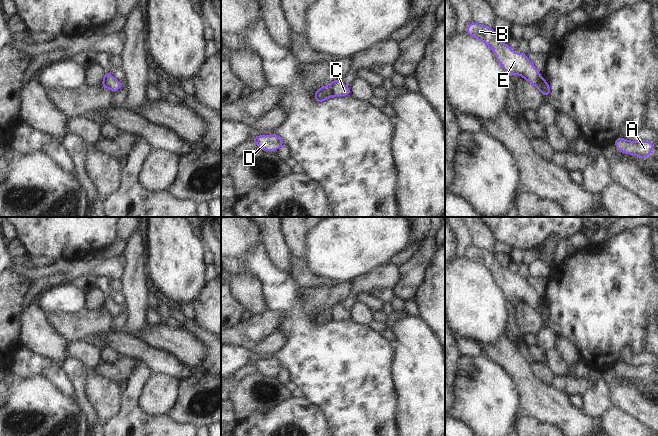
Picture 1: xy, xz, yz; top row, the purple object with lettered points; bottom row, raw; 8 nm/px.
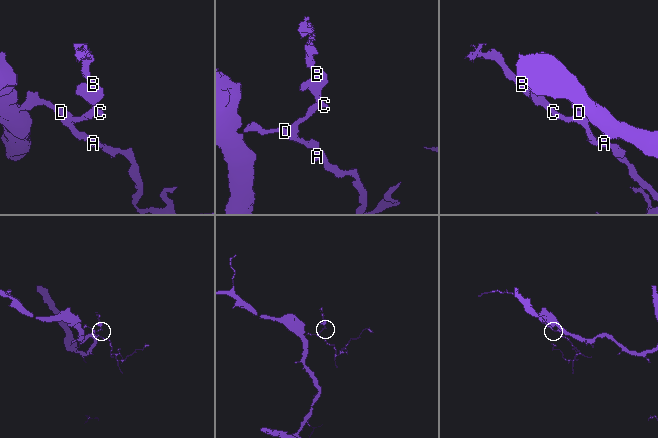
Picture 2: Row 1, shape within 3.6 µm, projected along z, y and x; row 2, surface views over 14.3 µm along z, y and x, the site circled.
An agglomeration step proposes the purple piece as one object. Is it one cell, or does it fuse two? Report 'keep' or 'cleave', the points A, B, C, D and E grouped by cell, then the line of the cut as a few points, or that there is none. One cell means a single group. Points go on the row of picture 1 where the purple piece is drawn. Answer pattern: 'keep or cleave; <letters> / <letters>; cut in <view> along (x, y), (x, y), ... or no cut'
cleave; A D / B C E; cut in xz along (329, 84), (333, 95)

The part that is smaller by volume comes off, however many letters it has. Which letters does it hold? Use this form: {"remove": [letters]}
{"remove": ["B", "C", "E"]}

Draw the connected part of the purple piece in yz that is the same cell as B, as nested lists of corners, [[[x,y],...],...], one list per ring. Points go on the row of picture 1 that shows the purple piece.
[[[470,22],[466,33],[473,38],[484,41],[495,53],[498,63],[508,75],[519,74],[535,87],[542,83],[542,76],[525,53],[516,54],[508,44],[503,44],[496,36],[493,28],[483,26],[477,22]]]

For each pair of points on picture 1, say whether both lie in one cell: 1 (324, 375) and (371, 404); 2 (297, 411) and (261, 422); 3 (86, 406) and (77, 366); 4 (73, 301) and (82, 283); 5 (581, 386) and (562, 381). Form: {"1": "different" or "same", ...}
{"1": "same", "2": "same", "3": "same", "4": "different", "5": "same"}

